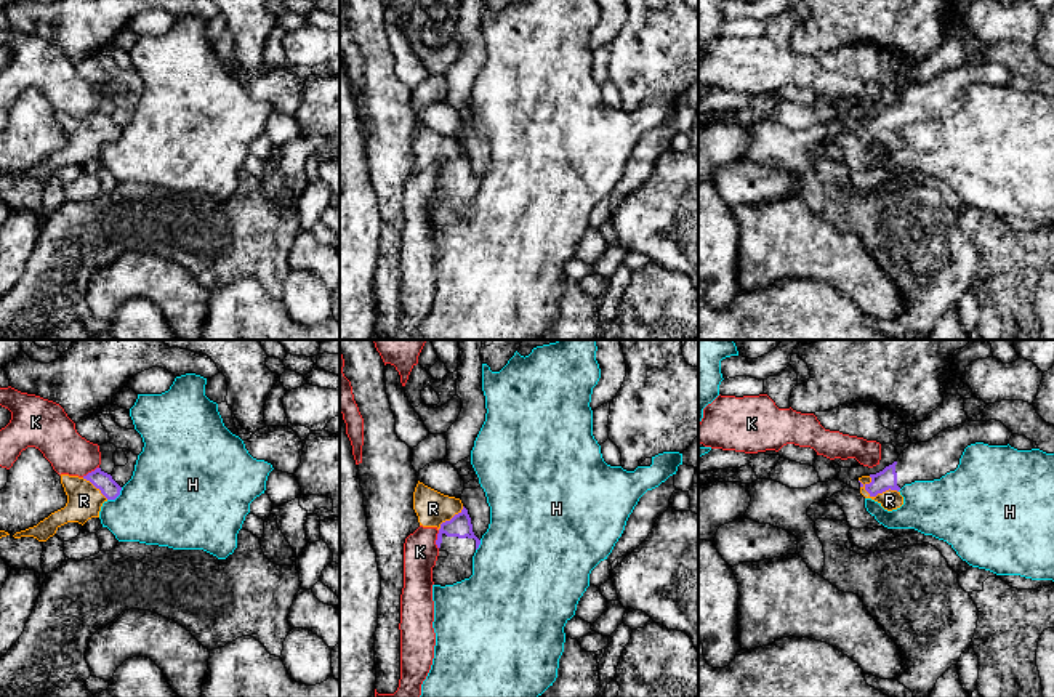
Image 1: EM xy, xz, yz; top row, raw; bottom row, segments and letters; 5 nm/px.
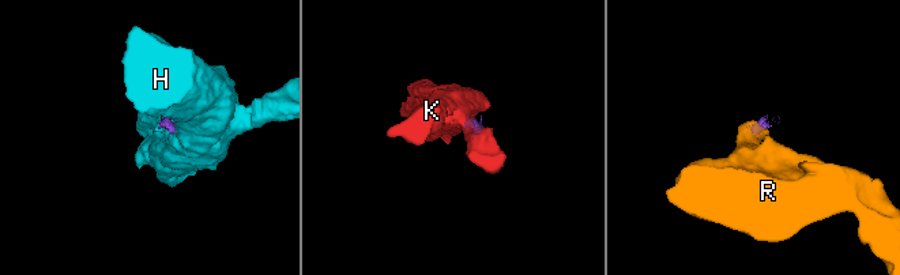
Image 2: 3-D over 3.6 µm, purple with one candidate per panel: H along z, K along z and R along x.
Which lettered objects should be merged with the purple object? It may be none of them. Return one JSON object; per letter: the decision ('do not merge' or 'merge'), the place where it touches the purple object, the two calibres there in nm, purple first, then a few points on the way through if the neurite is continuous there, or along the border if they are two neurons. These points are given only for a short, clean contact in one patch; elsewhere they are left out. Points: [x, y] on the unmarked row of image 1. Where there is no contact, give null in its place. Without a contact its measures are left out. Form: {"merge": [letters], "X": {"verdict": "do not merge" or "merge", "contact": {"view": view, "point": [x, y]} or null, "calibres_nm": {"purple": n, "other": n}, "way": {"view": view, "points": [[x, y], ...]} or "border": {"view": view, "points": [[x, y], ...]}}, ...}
{"merge": ["R"], "H": {"verdict": "do not merge", "contact": {"view": "xy", "point": [116, 138]}, "calibres_nm": {"purple": 90, "other": 420}, "border": {"view": "xy", "points": [[122, 128], [114, 140], [108, 141]]}}, "K": {"verdict": "do not merge", "contact": {"view": "xz", "point": [436, 181]}, "calibres_nm": {"purple": 120, "other": 180}, "border": {"view": "xz", "points": [[439, 172], [438, 189]]}}, "R": {"verdict": "merge", "contact": {"view": "yz", "point": [876, 135]}, "calibres_nm": {"purple": 100, "other": 100}, "way": {"view": "yz", "points": [[885, 120], [876, 135], [889, 141]]}}}

